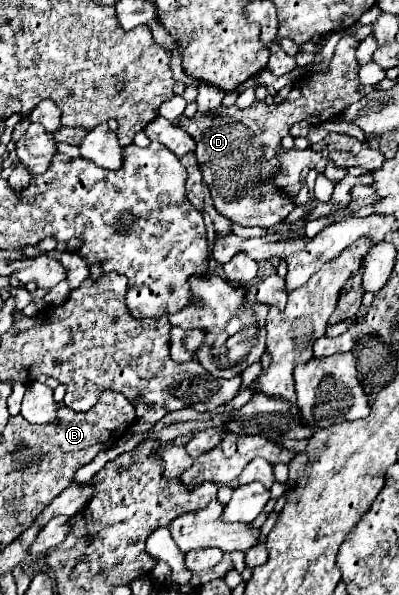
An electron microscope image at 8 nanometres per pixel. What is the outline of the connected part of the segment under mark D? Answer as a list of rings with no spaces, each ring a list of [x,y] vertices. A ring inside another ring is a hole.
[[[346,33],[340,39],[328,69],[302,75],[294,83],[290,95],[278,105],[256,101],[248,109],[238,109],[236,105],[218,107],[208,113],[196,113],[196,117],[180,123],[180,127],[196,141],[196,159],[220,215],[244,227],[270,227],[284,221],[288,213],[294,211],[296,205],[288,199],[288,195],[280,195],[280,191],[272,191],[272,187],[268,187],[268,179],[272,179],[278,167],[276,151],[282,149],[282,137],[294,123],[308,121],[318,127],[324,121],[344,113],[352,103],[364,99],[358,91],[360,65],[354,55],[356,47],[358,39]]]

